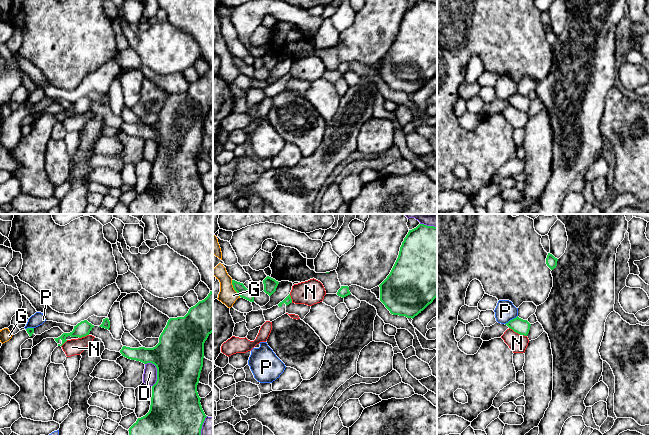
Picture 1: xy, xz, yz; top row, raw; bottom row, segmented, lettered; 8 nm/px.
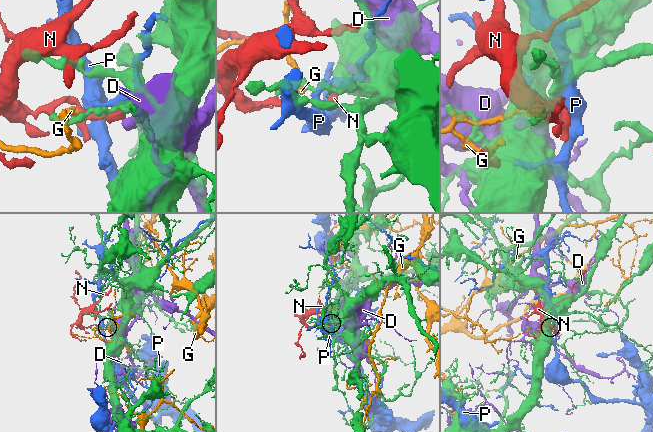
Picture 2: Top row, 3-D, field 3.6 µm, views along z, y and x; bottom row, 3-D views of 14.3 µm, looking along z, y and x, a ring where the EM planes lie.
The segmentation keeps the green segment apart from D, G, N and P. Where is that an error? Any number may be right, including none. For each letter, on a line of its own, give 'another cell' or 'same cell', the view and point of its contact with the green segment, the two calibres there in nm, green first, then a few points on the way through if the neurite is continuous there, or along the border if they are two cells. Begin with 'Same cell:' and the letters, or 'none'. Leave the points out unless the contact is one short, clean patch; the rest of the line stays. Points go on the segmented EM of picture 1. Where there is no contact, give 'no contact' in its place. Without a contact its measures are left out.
Same cell: none
D: another cell | xy (157, 372) | 400/110 nm
G: another cell | xz (233, 287) | 90/140 nm
N: another cell | yz (518, 333) | 120/150 nm | along yz (509, 327), (526, 336)
P: another cell | yz (512, 319) | 120/160 nm

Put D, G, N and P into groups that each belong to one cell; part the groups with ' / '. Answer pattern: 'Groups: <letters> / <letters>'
Groups: D / G / N / P

